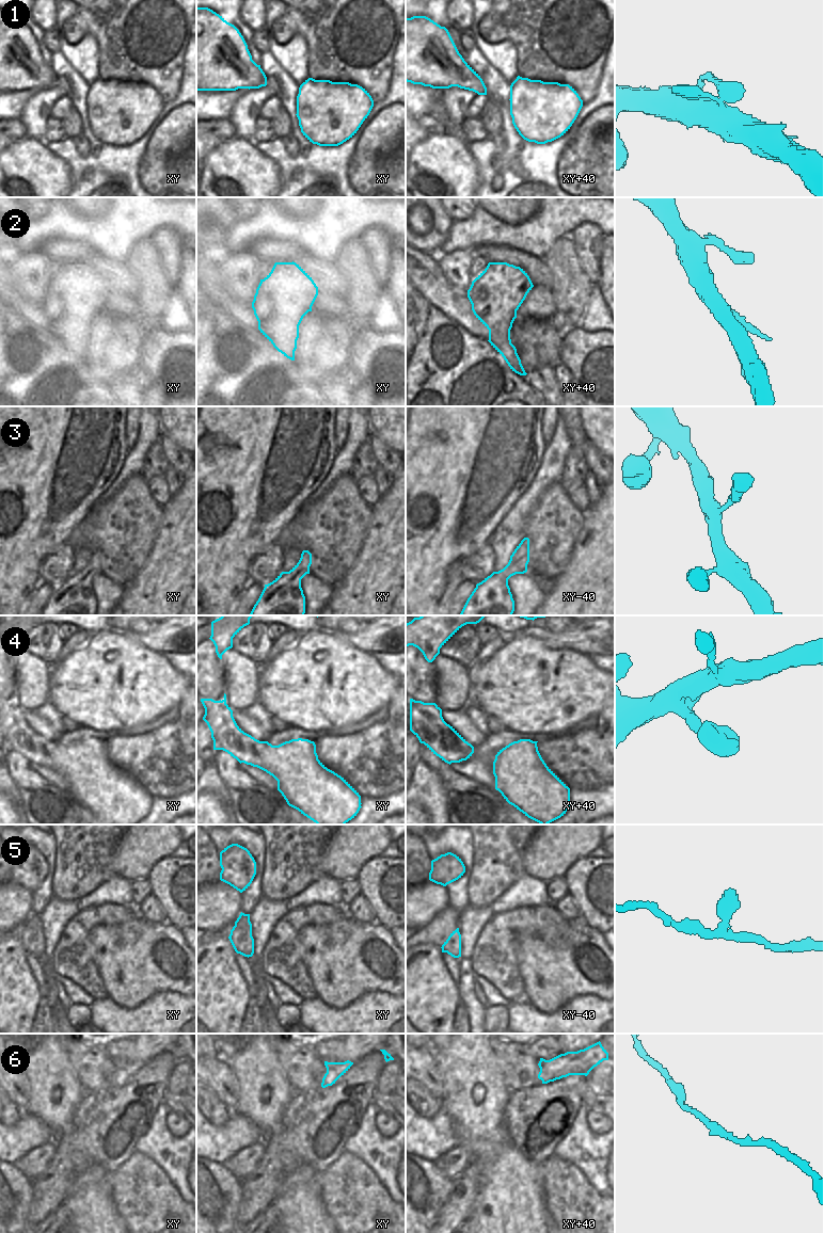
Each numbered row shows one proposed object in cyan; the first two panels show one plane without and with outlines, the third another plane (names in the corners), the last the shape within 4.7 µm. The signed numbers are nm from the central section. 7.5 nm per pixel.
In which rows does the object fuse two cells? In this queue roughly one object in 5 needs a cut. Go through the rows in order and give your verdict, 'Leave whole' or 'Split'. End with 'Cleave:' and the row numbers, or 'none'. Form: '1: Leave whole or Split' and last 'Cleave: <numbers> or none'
1: Leave whole
2: Leave whole
3: Leave whole
4: Leave whole
5: Leave whole
6: Leave whole
Cleave: none

